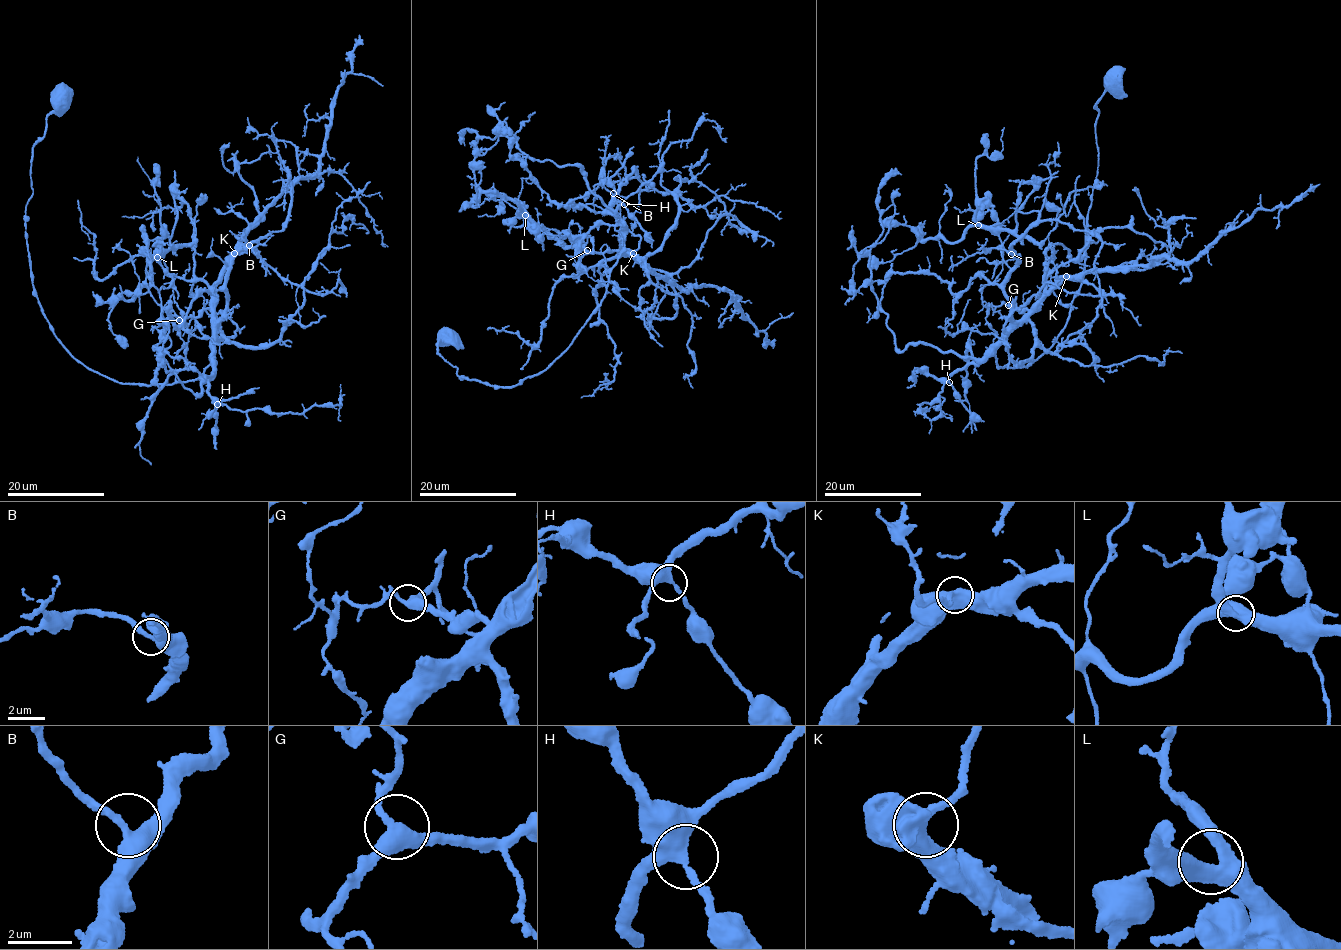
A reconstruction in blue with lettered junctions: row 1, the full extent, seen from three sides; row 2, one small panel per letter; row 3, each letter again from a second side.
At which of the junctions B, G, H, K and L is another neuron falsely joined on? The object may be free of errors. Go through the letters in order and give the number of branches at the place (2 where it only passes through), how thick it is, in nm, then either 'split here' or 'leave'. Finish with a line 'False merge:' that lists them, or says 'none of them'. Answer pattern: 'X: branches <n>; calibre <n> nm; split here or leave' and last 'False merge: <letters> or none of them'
B: branches 3; calibre 320 nm; leave
G: branches 3; calibre 400 nm; split here
H: branches 3; calibre 400 nm; leave
K: branches 3; calibre 380 nm; leave
L: branches 3; calibre 440 nm; leave
False merge: G

